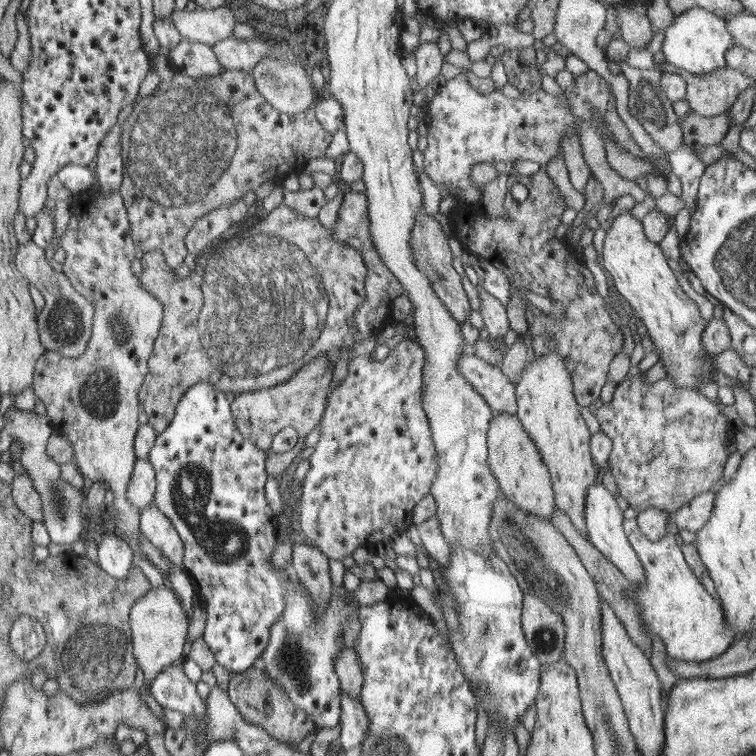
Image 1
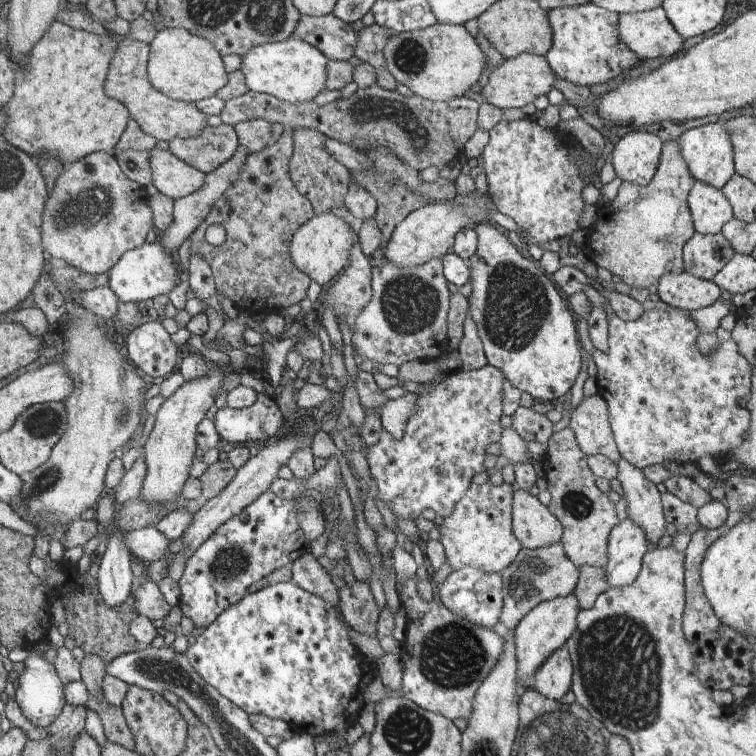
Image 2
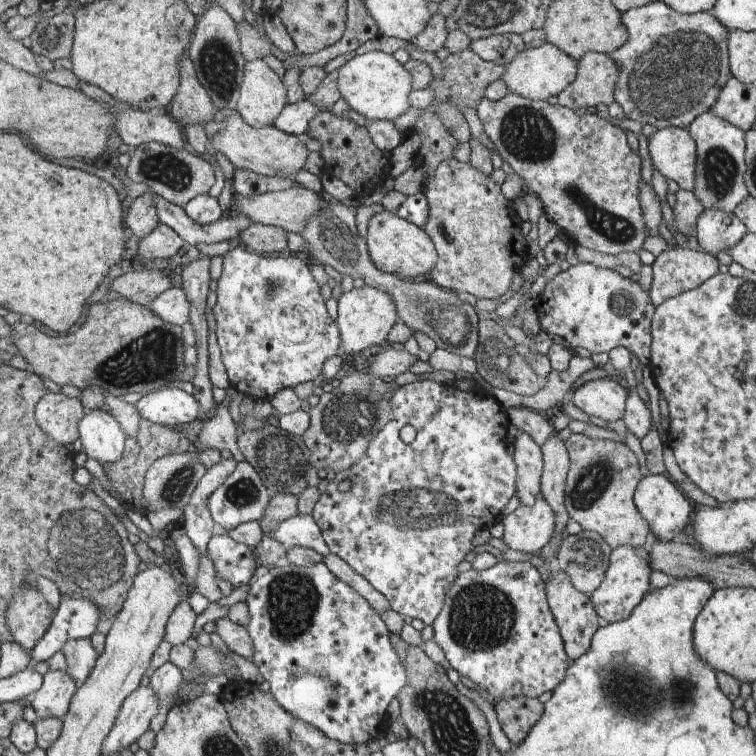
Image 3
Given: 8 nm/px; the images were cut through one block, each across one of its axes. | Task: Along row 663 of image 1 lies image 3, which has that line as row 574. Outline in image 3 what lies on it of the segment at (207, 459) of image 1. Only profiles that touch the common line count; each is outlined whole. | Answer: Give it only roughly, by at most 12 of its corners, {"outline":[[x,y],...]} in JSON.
{"outline":[[213,535],[206,554],[216,575],[232,588],[257,575],[257,560],[245,544]]}

